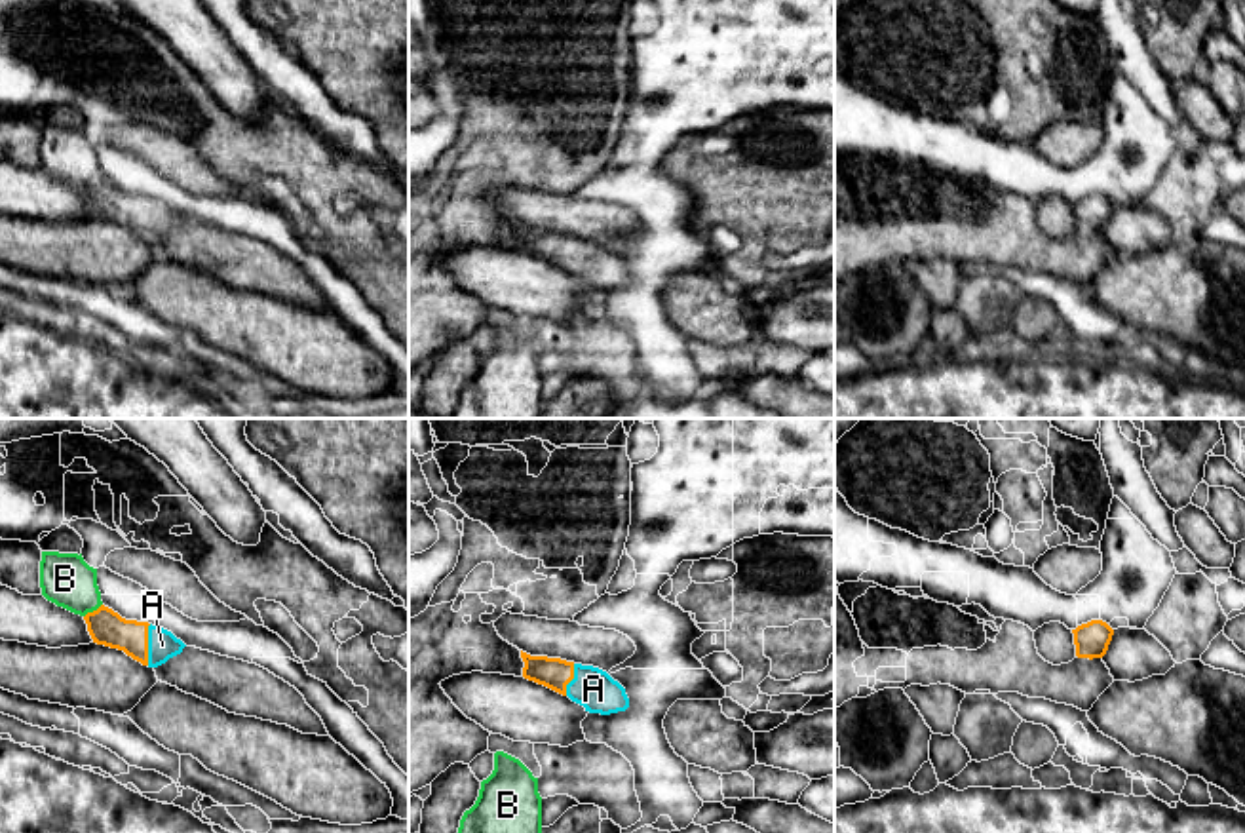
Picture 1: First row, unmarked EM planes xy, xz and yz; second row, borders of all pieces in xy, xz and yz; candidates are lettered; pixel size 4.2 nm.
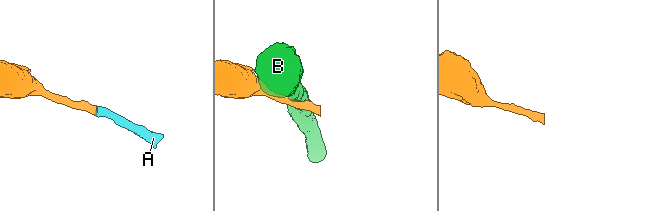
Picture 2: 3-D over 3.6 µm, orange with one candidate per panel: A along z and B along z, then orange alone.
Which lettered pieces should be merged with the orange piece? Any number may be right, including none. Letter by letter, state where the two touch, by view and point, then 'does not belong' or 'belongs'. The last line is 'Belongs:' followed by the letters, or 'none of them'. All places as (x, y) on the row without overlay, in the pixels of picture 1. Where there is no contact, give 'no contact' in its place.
A: meets orange in xy at (147, 219); belongs
B: meets orange in xy at (94, 185); does not belong
Belongs: A

